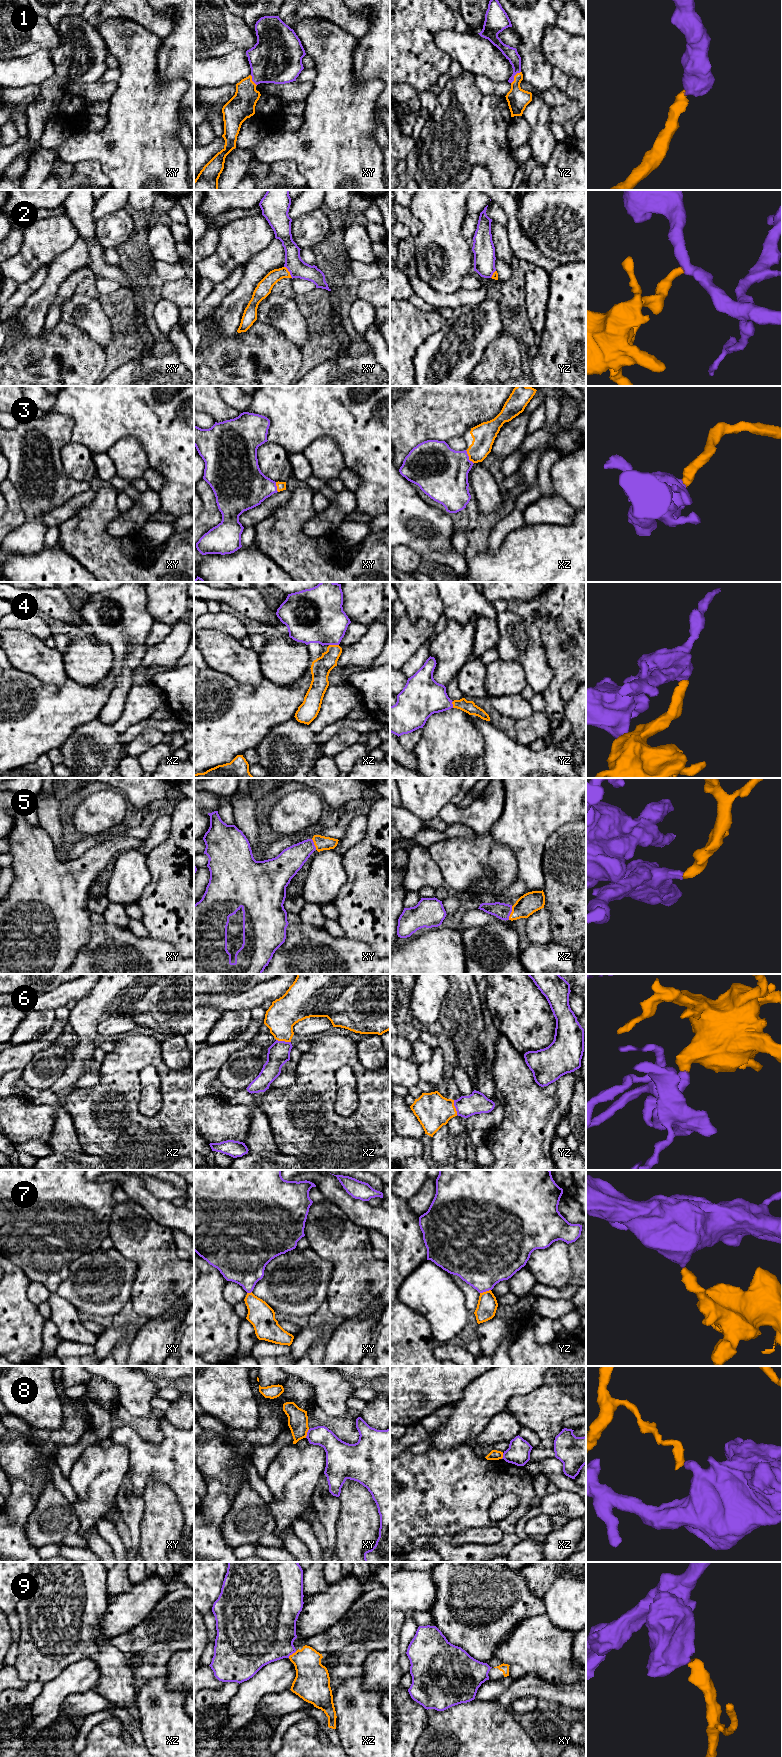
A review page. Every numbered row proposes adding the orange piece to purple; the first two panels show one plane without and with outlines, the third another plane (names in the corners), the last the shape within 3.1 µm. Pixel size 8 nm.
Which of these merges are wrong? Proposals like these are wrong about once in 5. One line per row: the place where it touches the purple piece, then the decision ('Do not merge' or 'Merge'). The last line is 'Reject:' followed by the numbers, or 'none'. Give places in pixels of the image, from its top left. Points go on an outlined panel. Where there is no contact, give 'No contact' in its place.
1: Touches purple at yz (513, 77). Merge
2: Touches purple at xy (289, 271). Do not merge
3: Touches purple at xz (468, 457). Merge
4: Touches purple at xz (334, 644). Merge
5: Touches purple at xz (510, 913). Merge
6: Touches purple at xz (283, 1041). Merge
7: Touches purple at yz (485, 1291). Merge
8: Touches purple at xy (307, 1433). Do not merge
9: Touches purple at xz (292, 1653). Merge
Reject: 2, 8

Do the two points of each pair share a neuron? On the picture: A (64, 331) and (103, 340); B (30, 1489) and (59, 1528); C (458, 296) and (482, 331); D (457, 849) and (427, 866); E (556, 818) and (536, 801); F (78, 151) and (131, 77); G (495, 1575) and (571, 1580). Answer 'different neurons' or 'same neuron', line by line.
A: different neurons
B: different neurons
C: different neurons
D: different neurons
E: same neuron
F: same neuron
G: different neurons

